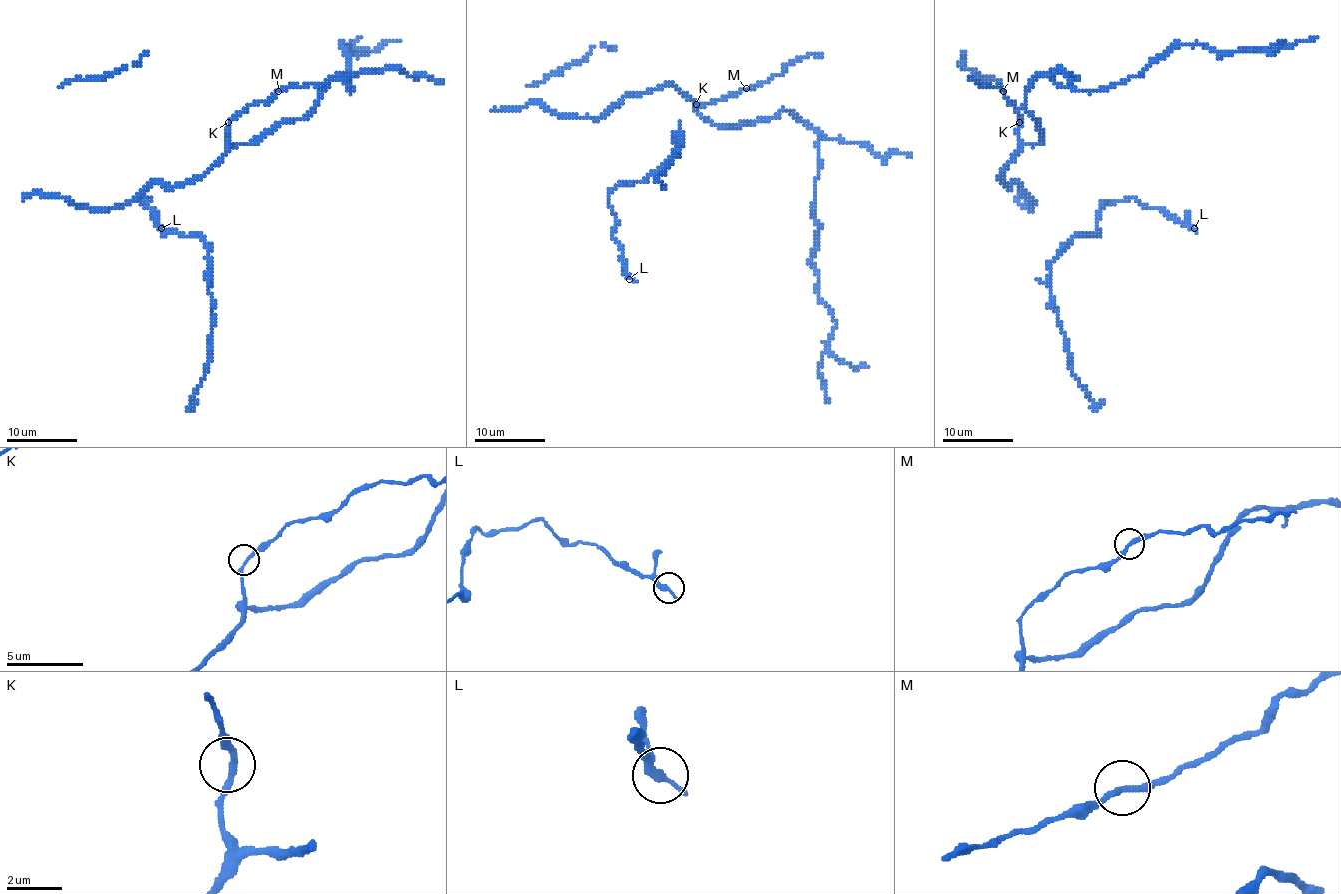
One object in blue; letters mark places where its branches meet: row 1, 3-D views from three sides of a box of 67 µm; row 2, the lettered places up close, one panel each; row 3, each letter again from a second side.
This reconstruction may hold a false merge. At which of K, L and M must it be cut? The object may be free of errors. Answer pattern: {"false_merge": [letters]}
{"false_merge": []}

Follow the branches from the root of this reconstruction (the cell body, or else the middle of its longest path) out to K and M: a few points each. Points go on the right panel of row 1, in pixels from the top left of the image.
K: (1023, 147), (1018, 138), (1019, 122)
M: (1023, 147), (1018, 138), (1021, 120), (1018, 109), (1003, 91)

